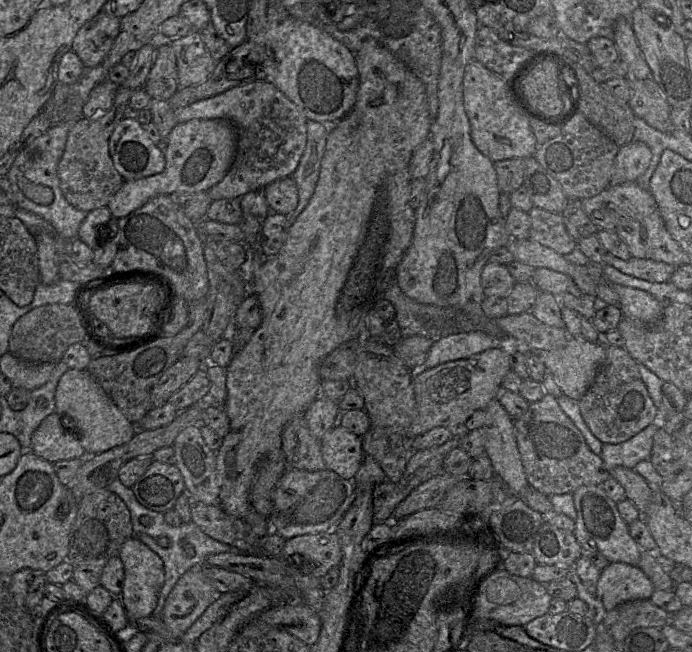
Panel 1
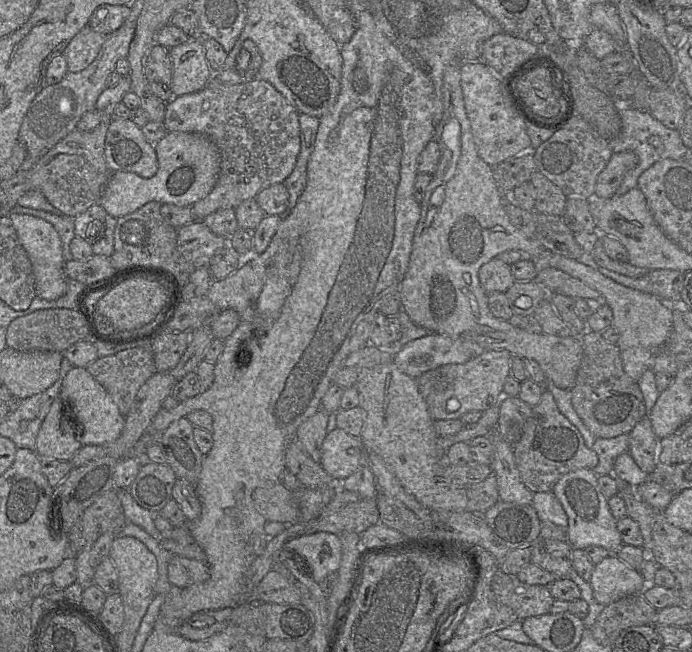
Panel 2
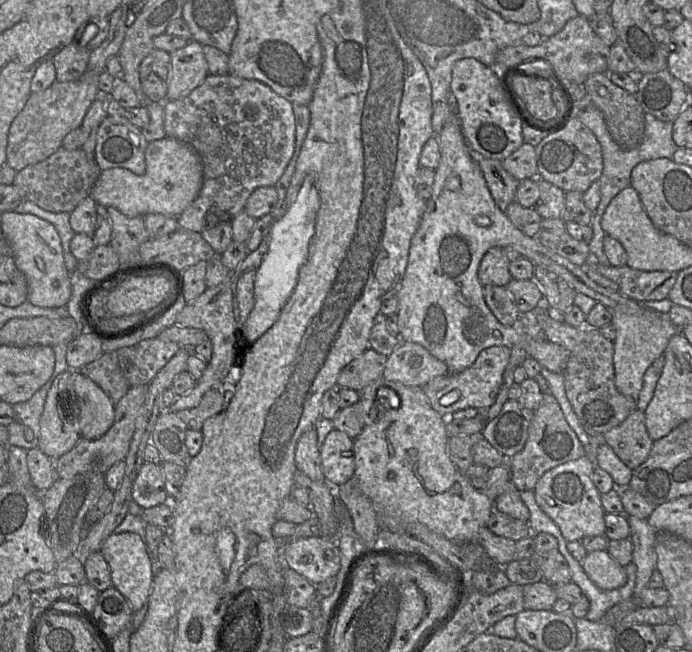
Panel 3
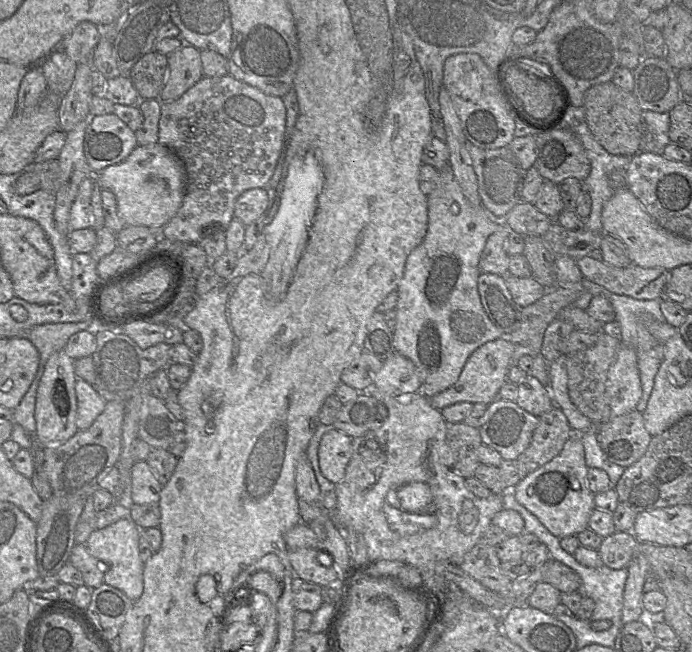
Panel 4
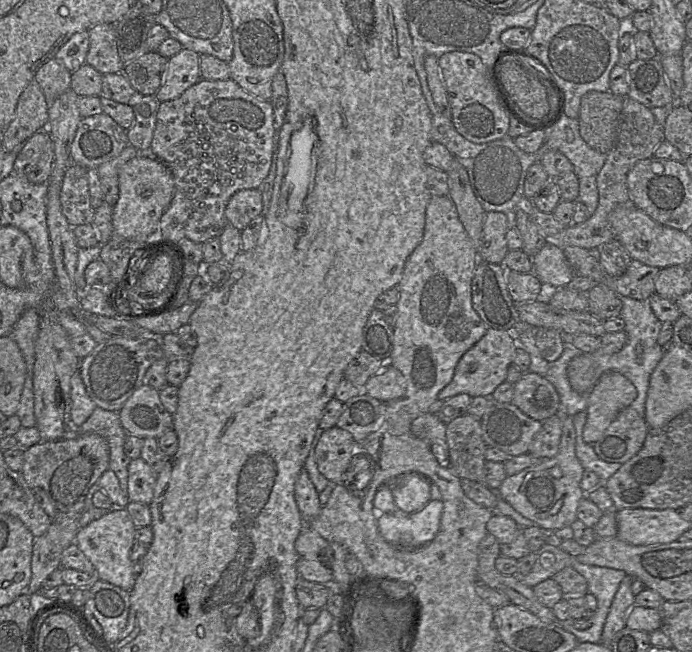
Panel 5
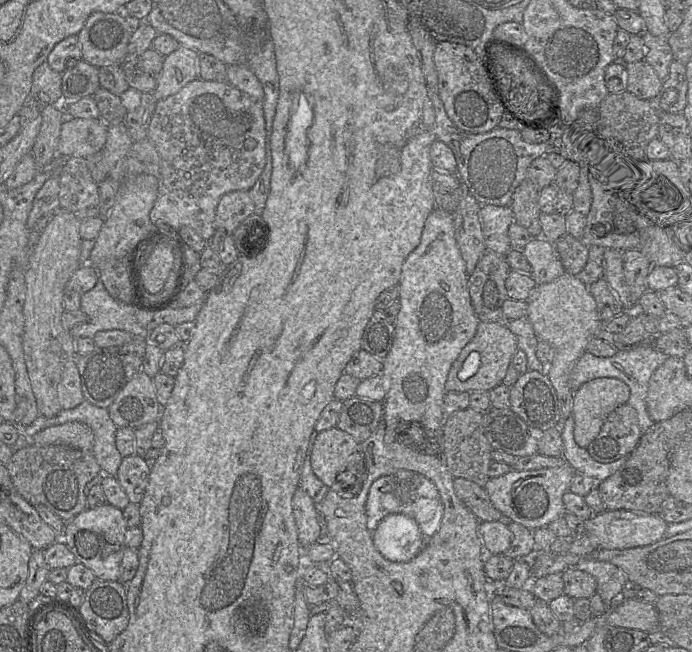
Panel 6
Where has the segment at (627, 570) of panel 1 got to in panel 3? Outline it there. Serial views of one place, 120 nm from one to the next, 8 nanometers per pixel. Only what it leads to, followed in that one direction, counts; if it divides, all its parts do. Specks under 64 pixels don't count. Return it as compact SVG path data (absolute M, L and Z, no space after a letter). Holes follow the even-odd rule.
M607 551L587 553L581 561L589 579L602 590L613 590L622 587L627 582L627 574Z

